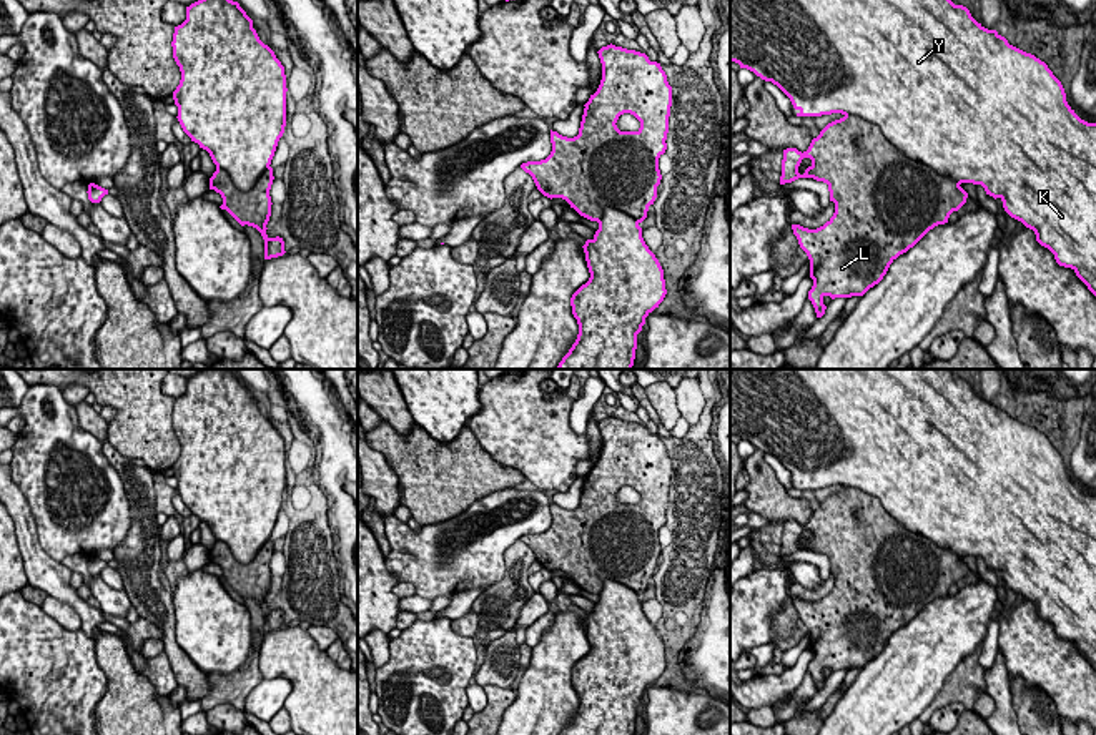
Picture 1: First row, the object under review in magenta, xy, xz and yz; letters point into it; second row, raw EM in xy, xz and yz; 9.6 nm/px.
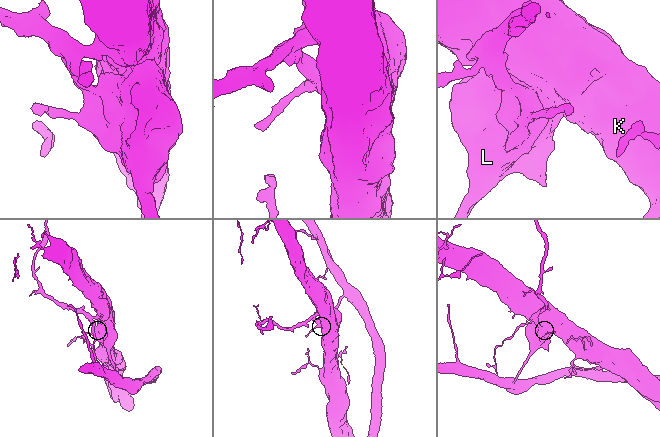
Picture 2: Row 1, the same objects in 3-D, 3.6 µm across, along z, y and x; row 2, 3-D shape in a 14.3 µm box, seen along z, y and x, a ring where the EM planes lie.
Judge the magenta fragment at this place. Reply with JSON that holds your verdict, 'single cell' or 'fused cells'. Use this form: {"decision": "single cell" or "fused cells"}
{"decision": "fused cells"}

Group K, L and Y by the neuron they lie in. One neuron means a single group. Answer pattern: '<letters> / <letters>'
K Y / L

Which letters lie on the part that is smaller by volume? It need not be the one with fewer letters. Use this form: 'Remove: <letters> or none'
Remove: L

